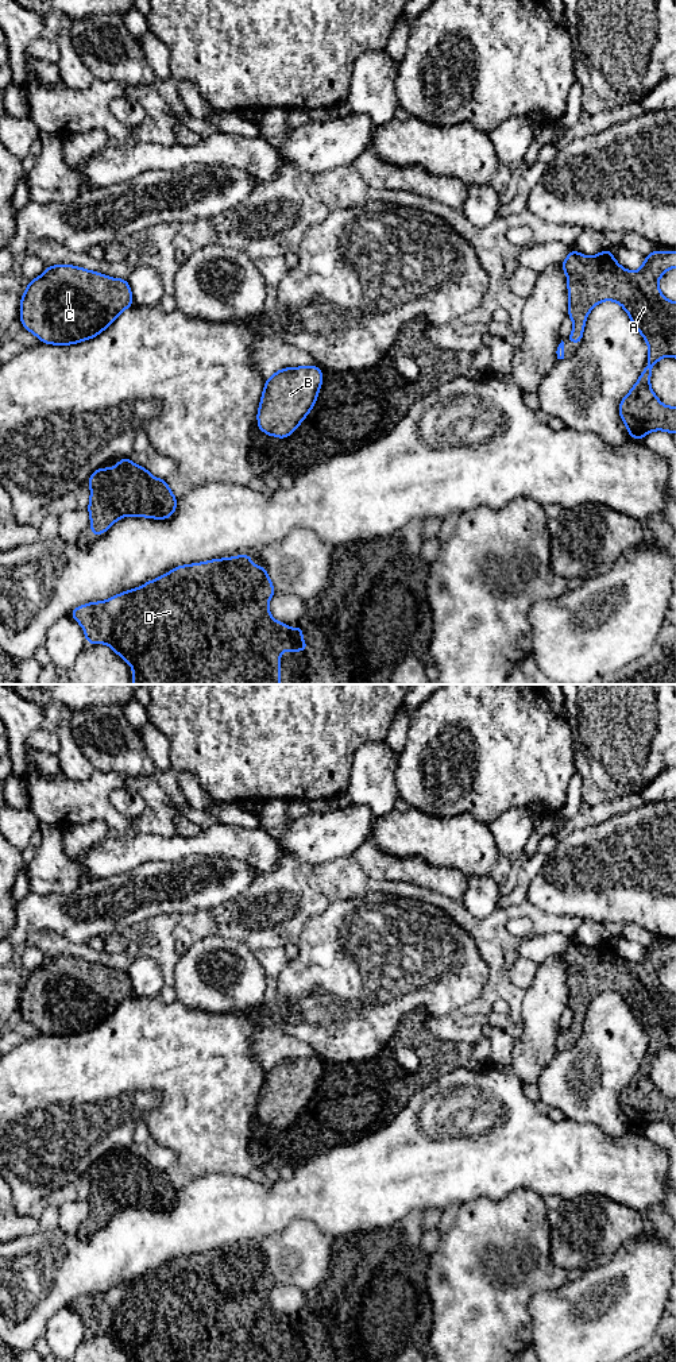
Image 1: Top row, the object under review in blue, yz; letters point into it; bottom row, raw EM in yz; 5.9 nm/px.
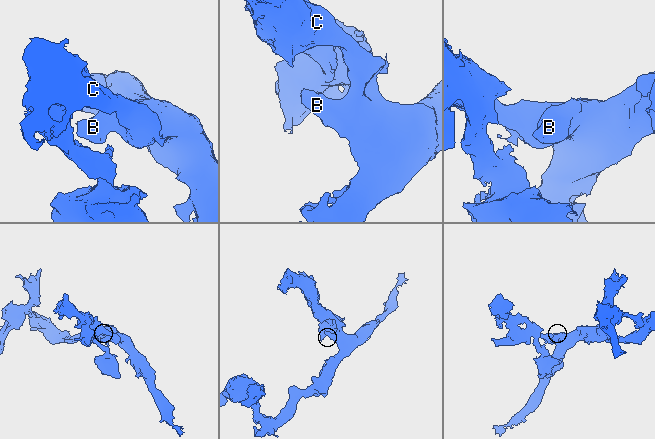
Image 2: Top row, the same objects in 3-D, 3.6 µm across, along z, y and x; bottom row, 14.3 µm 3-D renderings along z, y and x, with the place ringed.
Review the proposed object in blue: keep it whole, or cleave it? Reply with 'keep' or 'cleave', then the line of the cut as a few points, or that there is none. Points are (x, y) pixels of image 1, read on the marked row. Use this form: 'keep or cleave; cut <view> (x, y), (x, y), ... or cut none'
keep; cut none

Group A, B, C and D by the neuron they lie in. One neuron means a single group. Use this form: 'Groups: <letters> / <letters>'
Groups: A B C D

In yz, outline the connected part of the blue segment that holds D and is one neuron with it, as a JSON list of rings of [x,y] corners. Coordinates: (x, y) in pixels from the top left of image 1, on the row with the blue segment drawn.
[[[236,555],[174,567],[140,587],[81,605],[70,616],[82,626],[86,643],[109,645],[131,665],[134,684],[281,684],[281,652],[306,653],[306,643],[301,625],[291,629],[273,618],[269,601],[274,594],[266,566],[258,567],[252,555]]]

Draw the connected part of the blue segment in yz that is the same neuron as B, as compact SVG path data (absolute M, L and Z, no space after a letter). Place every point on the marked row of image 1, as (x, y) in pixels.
M318 366L287 367L266 379L258 408L258 429L289 437L310 413L322 385Z

